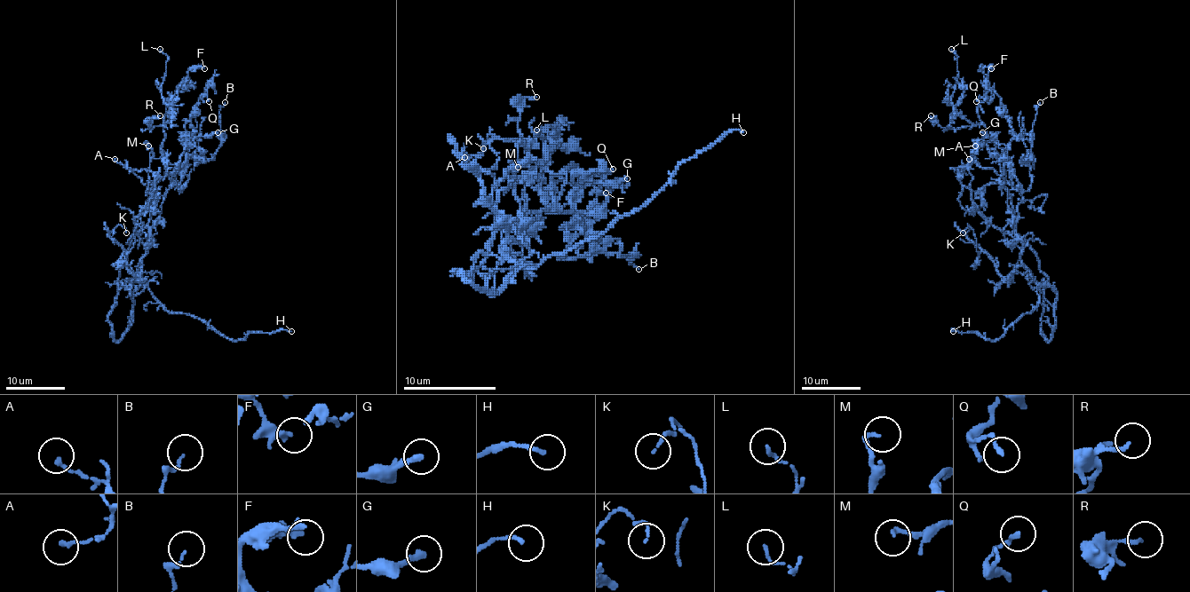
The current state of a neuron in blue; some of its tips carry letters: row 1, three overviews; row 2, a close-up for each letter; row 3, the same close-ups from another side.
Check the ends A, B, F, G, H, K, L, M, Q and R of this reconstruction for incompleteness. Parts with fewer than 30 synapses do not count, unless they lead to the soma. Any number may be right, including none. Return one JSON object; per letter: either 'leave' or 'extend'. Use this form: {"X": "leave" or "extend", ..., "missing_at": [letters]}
{"A": "leave", "B": "leave", "F": "leave", "G": "leave", "H": "extend", "K": "leave", "L": "leave", "M": "leave", "Q": "leave", "R": "leave", "missing_at": ["H"]}

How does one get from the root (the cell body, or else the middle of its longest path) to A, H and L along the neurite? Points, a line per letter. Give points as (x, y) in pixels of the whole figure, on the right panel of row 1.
A: (1016, 229), (1011, 232), (997, 229), (978, 210), (971, 193), (960, 182), (957, 170), (969, 159)
H: (1016, 229), (1016, 238), (1022, 244), (1020, 262), (1037, 286), (1038, 303), (994, 340), (975, 333), (953, 331)
L: (1016, 229), (1022, 195), (1003, 184), (985, 128), (951, 101), (958, 73), (951, 49)

